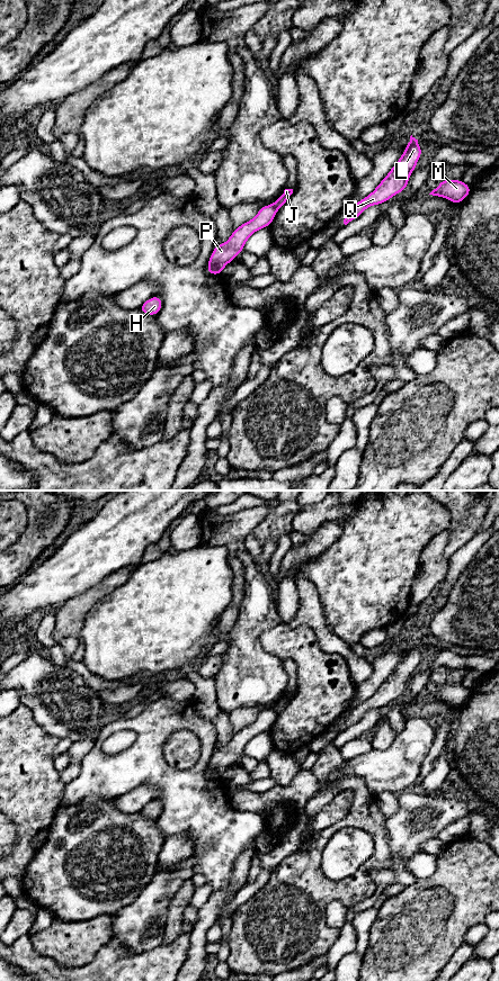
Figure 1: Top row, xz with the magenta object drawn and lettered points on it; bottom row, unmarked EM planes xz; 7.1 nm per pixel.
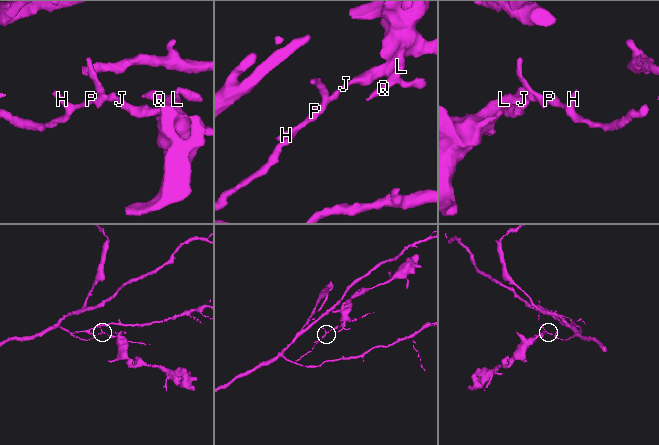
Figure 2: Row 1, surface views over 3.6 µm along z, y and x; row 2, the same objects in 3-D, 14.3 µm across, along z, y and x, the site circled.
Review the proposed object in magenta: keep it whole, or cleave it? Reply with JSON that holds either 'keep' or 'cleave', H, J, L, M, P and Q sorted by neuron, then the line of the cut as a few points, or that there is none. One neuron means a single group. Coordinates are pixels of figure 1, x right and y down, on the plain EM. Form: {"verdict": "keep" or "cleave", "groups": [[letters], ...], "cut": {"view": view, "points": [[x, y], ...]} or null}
{"verdict": "cleave", "groups": [["H", "P"], ["J", "L", "M", "Q"]], "cut": {"view": "xz", "points": [[273, 708], [277, 713]]}}

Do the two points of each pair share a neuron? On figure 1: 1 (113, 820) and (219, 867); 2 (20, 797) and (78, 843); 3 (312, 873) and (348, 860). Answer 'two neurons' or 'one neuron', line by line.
1: two neurons
2: two neurons
3: two neurons

